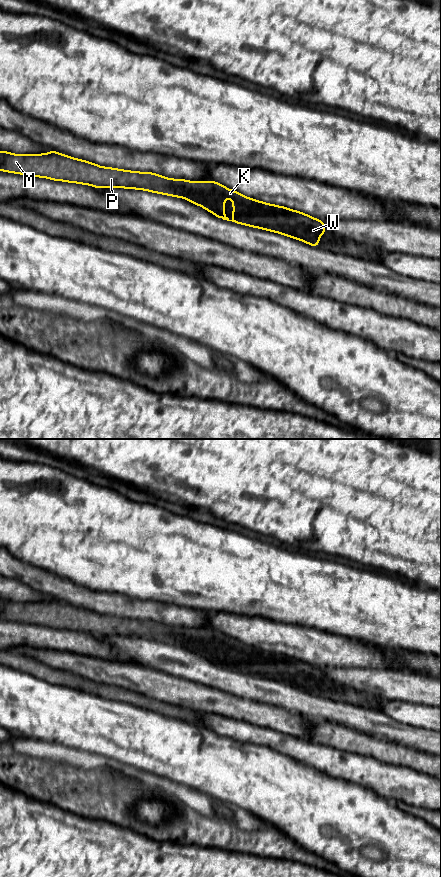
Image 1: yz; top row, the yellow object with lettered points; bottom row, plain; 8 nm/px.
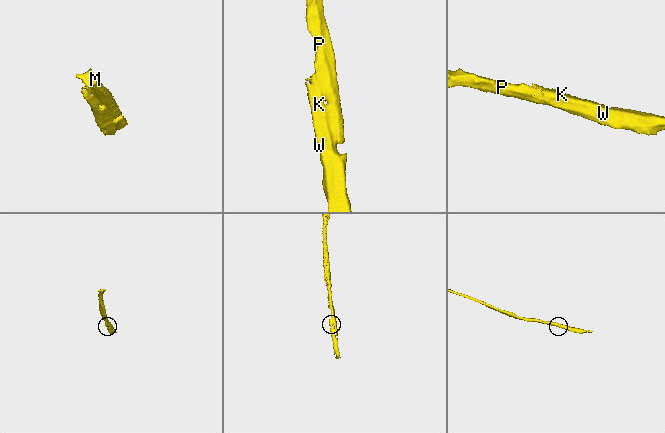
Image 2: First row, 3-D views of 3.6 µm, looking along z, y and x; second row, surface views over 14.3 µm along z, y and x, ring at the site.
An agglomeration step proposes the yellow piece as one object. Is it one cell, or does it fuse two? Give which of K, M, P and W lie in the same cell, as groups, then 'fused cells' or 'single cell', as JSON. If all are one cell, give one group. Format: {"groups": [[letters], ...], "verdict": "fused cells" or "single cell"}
{"groups": [["K", "M", "P", "W"]], "verdict": "single cell"}

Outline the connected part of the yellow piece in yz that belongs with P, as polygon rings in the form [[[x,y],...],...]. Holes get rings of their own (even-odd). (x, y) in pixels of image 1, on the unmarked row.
[[[55,598],[45,602],[27,603],[18,603],[6,599],[0,599],[0,619],[49,626],[55,629],[91,633],[95,636],[121,635],[125,637],[145,638],[153,641],[160,641],[162,643],[170,643],[172,645],[180,645],[205,656],[208,660],[212,660],[214,664],[223,668],[276,680],[299,689],[303,688],[304,691],[314,695],[318,695],[320,684],[327,680],[325,673],[320,667],[315,667],[305,661],[283,654],[264,651],[259,648],[246,645],[215,629],[193,630],[183,627],[170,627],[151,620],[142,621],[139,619],[127,619],[111,615],[101,615],[85,608],[60,602]],[[226,645],[233,648],[232,668],[226,665],[224,661],[224,651]]]

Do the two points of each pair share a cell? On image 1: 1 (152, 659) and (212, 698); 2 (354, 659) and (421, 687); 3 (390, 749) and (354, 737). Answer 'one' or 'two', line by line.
1: two
2: two
3: one

